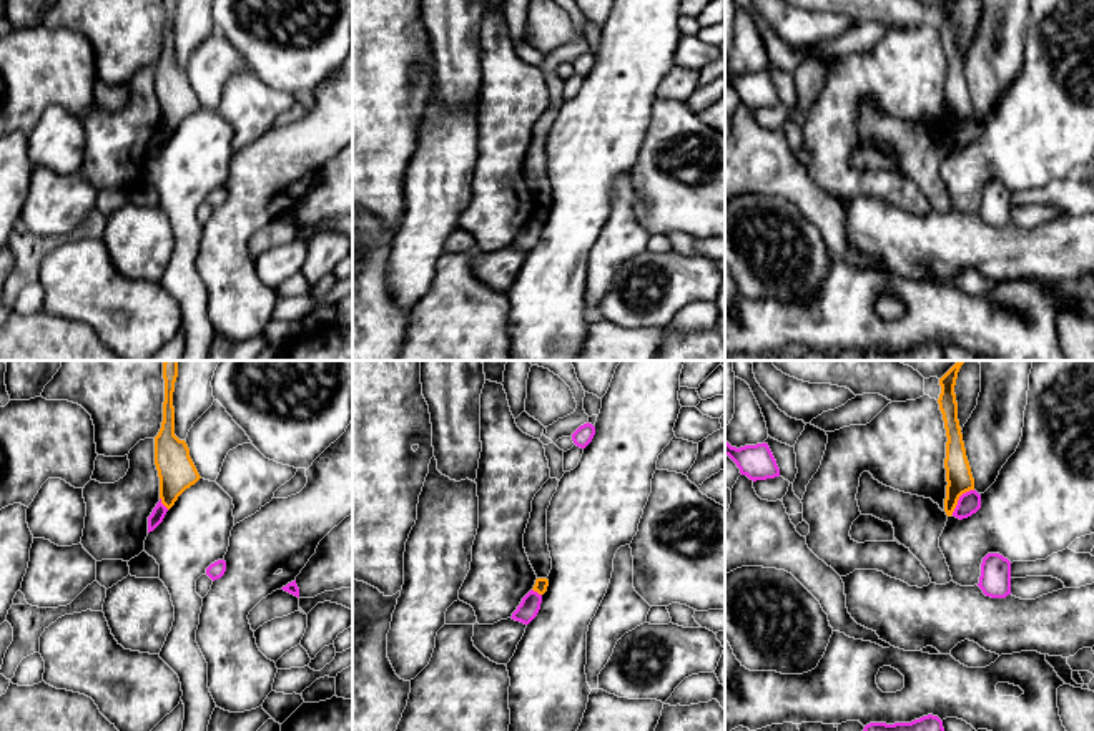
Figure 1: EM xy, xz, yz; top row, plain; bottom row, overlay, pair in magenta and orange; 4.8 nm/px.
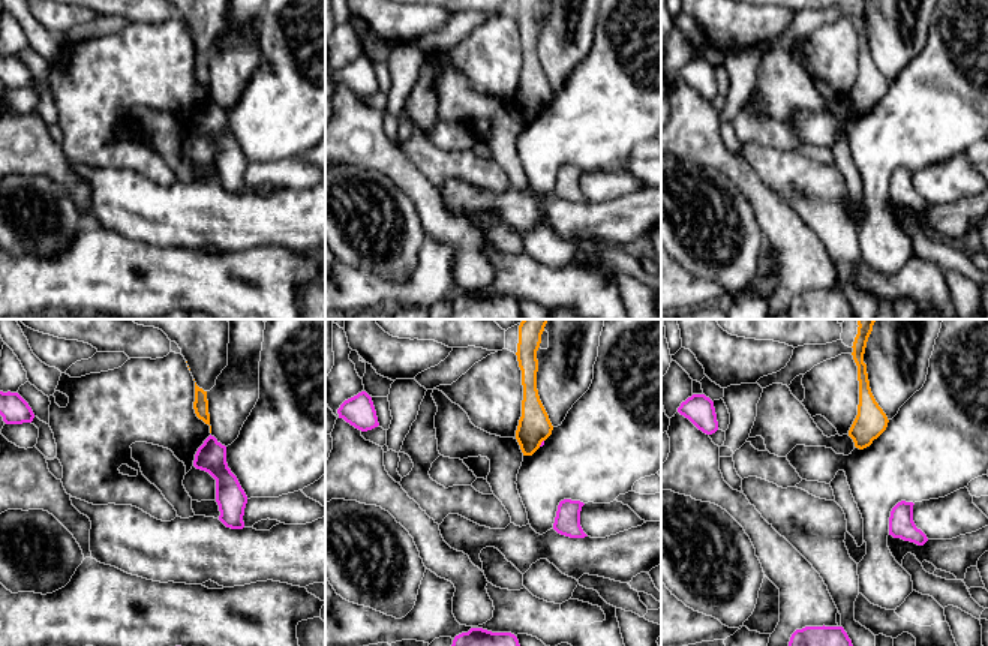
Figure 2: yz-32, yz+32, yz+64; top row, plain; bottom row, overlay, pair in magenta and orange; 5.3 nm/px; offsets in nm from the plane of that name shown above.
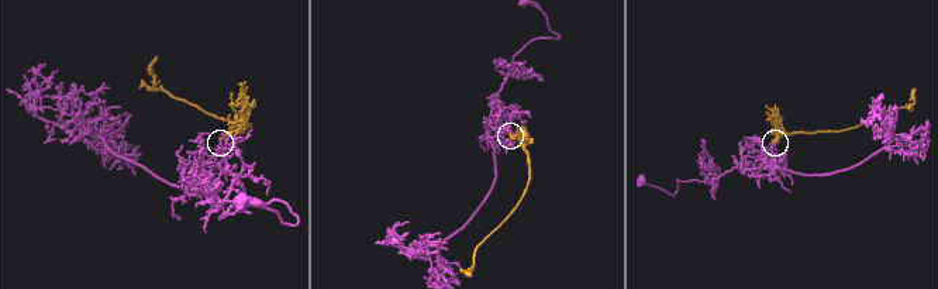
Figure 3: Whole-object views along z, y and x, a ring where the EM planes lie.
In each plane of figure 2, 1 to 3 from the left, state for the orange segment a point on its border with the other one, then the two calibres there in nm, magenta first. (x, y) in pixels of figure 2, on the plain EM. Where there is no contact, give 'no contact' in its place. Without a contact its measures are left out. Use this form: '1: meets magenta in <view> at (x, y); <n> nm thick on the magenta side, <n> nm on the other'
1: no contact
2: meets magenta in yz+32 at (541, 107); 20 nm thick on the magenta side, 180 nm on the other
3: no contact

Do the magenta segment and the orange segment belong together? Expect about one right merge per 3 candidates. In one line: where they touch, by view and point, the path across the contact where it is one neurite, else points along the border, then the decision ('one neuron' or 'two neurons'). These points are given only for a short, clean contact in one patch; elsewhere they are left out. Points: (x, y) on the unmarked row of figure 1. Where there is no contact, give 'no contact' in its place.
yz (960, 127) | along yz (973, 117), (960, 125), (951, 142) | two neurons

